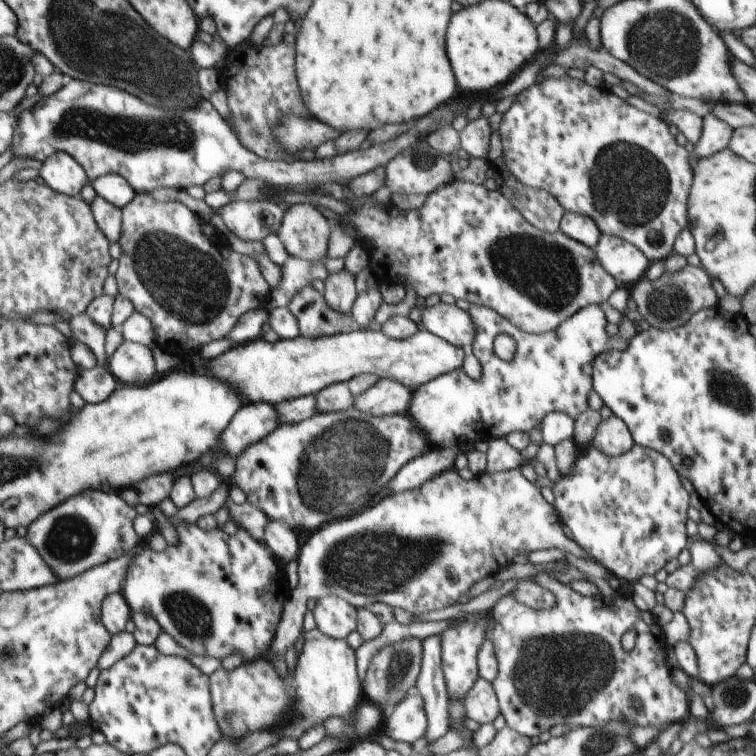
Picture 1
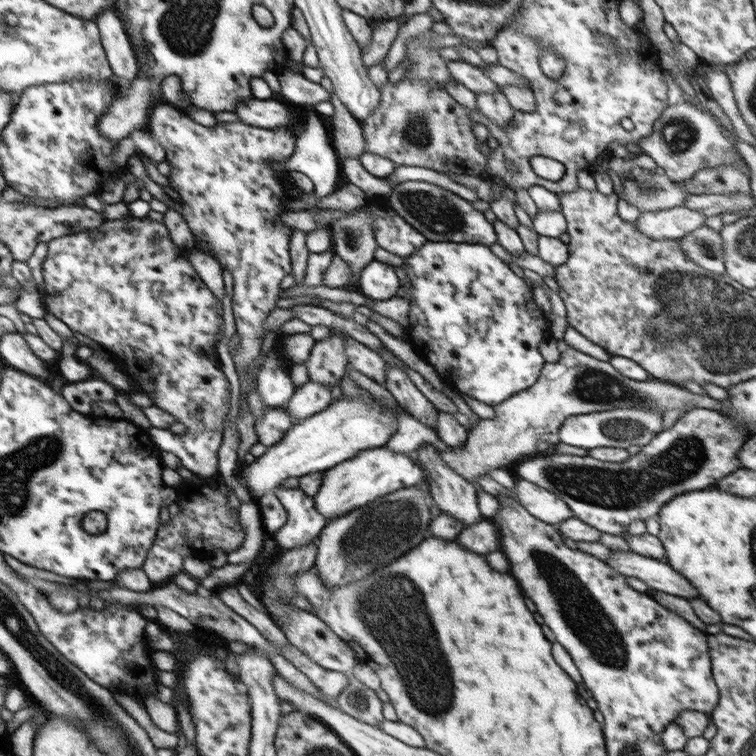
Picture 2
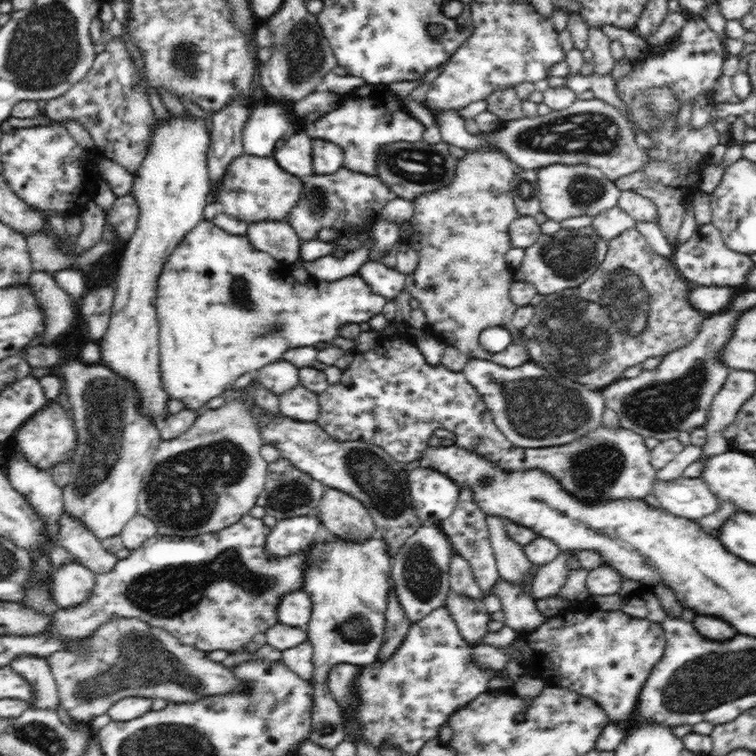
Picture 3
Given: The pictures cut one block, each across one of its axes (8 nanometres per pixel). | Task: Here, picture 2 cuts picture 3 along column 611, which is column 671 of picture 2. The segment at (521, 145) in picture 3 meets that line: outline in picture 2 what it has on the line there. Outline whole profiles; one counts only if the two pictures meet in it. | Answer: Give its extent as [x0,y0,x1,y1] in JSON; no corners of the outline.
[638,100,742,182]

